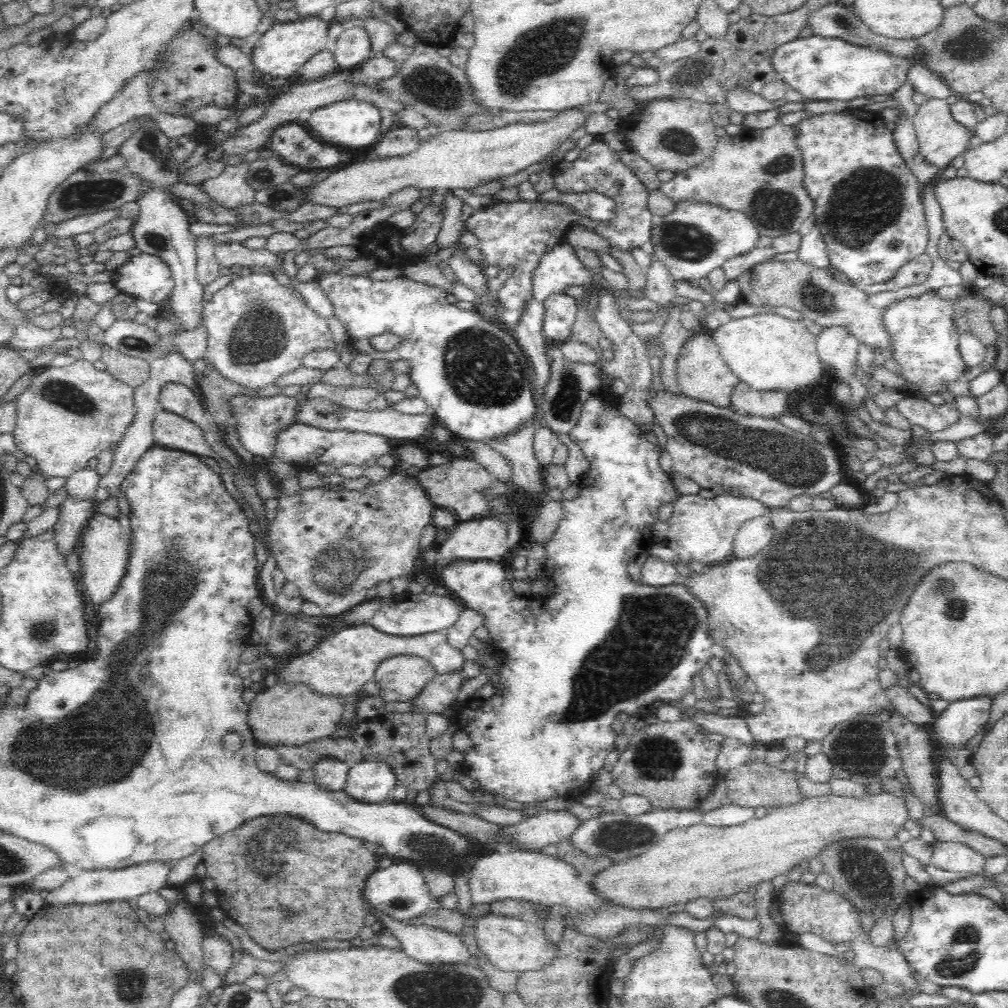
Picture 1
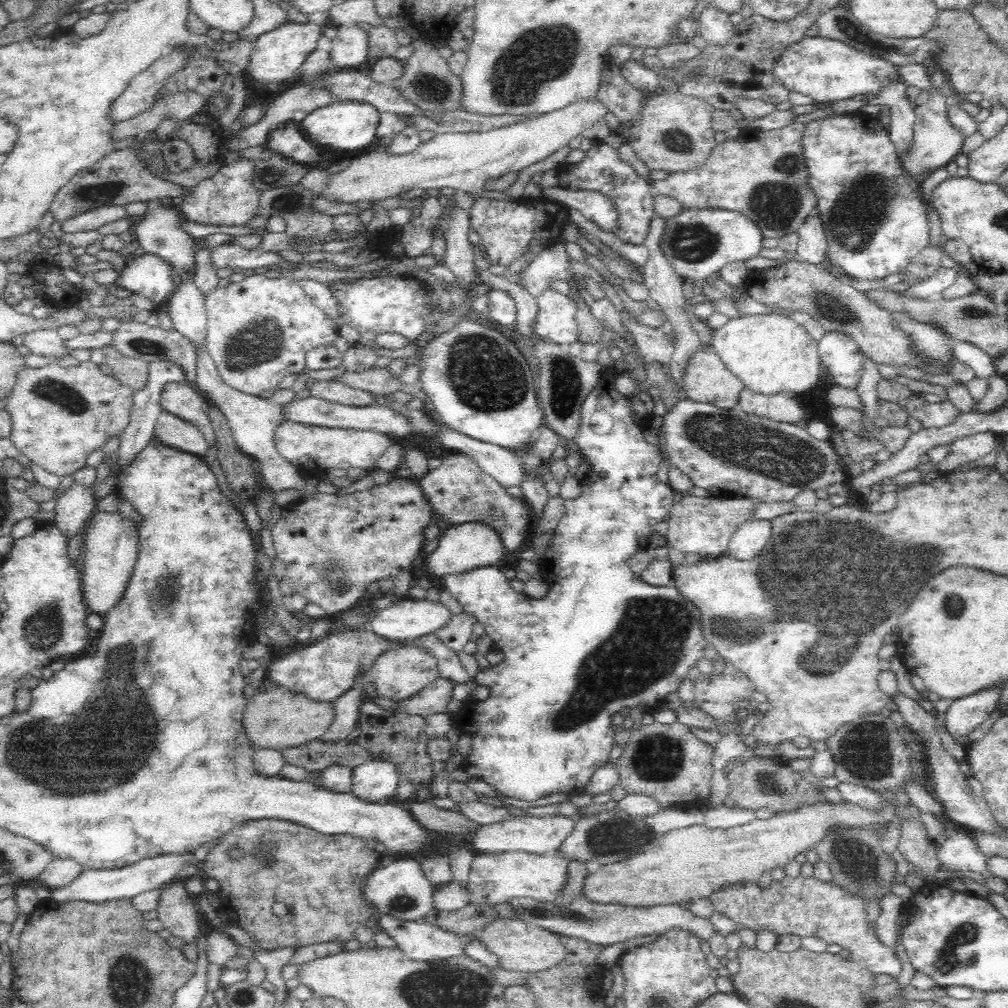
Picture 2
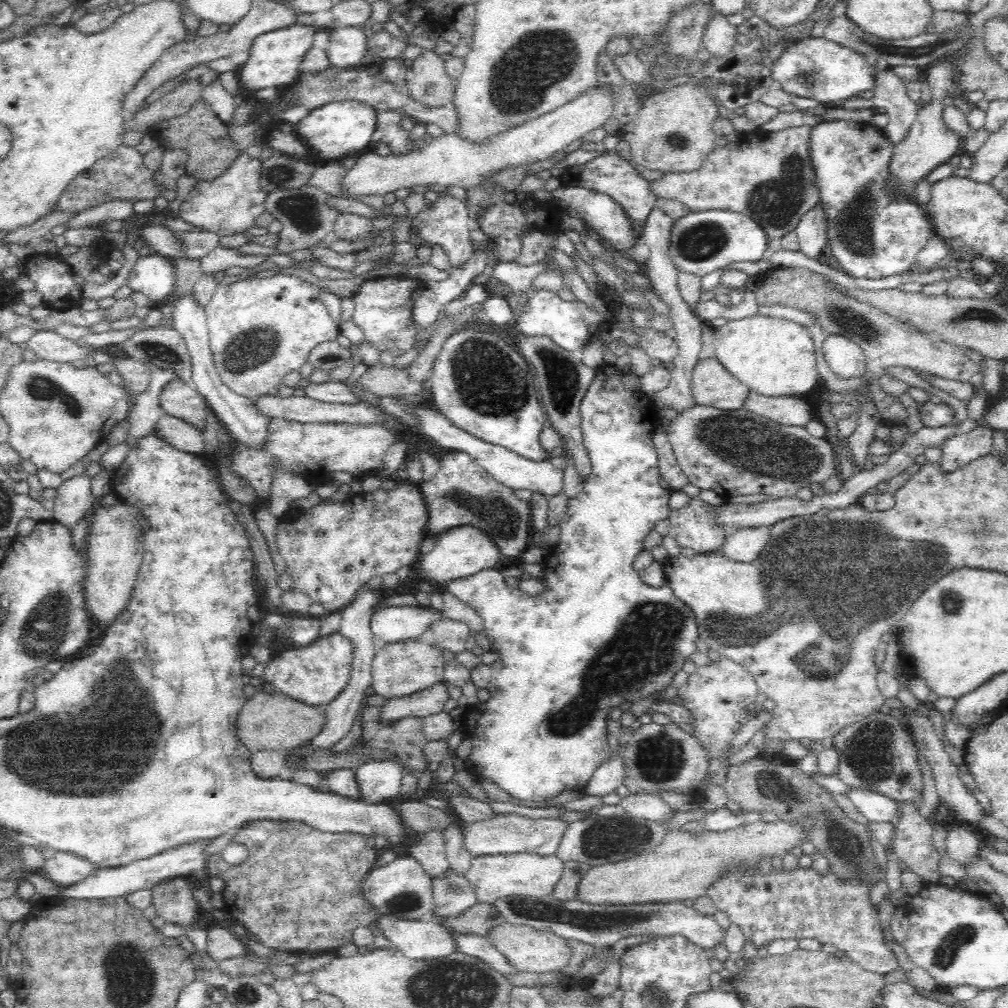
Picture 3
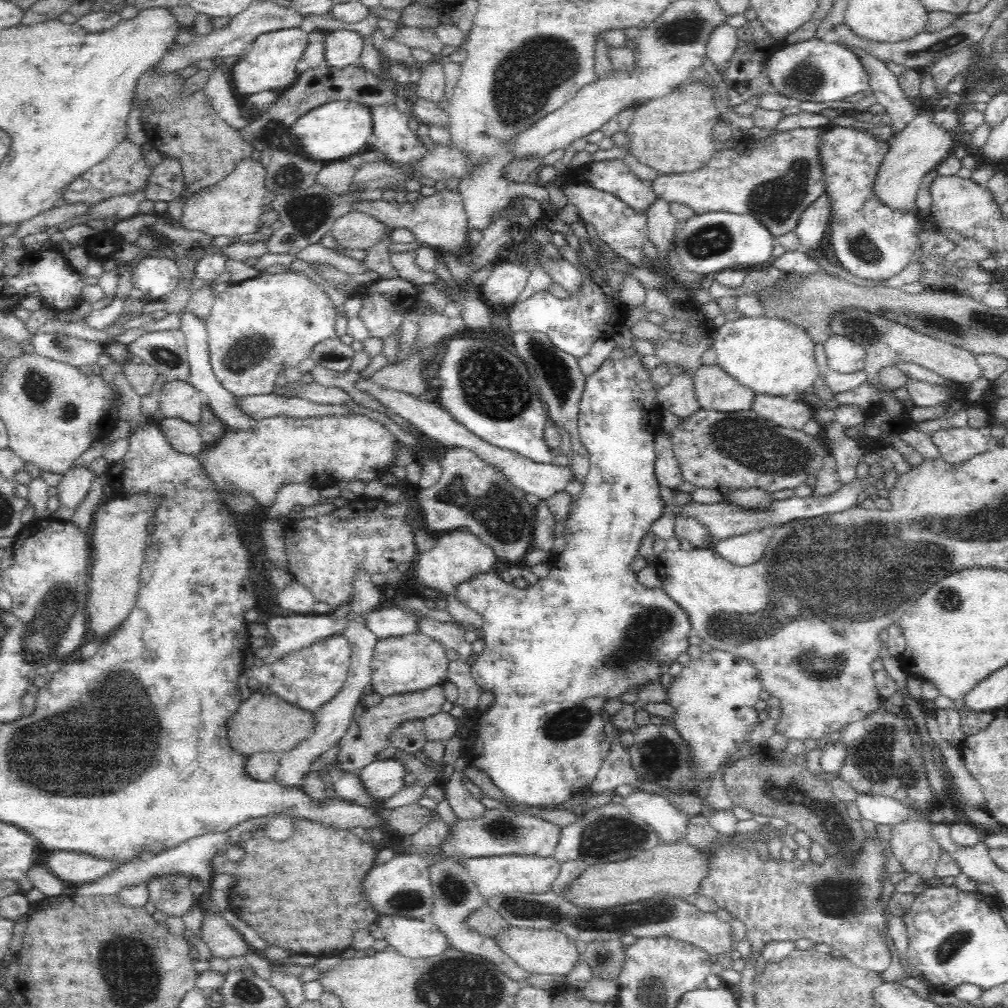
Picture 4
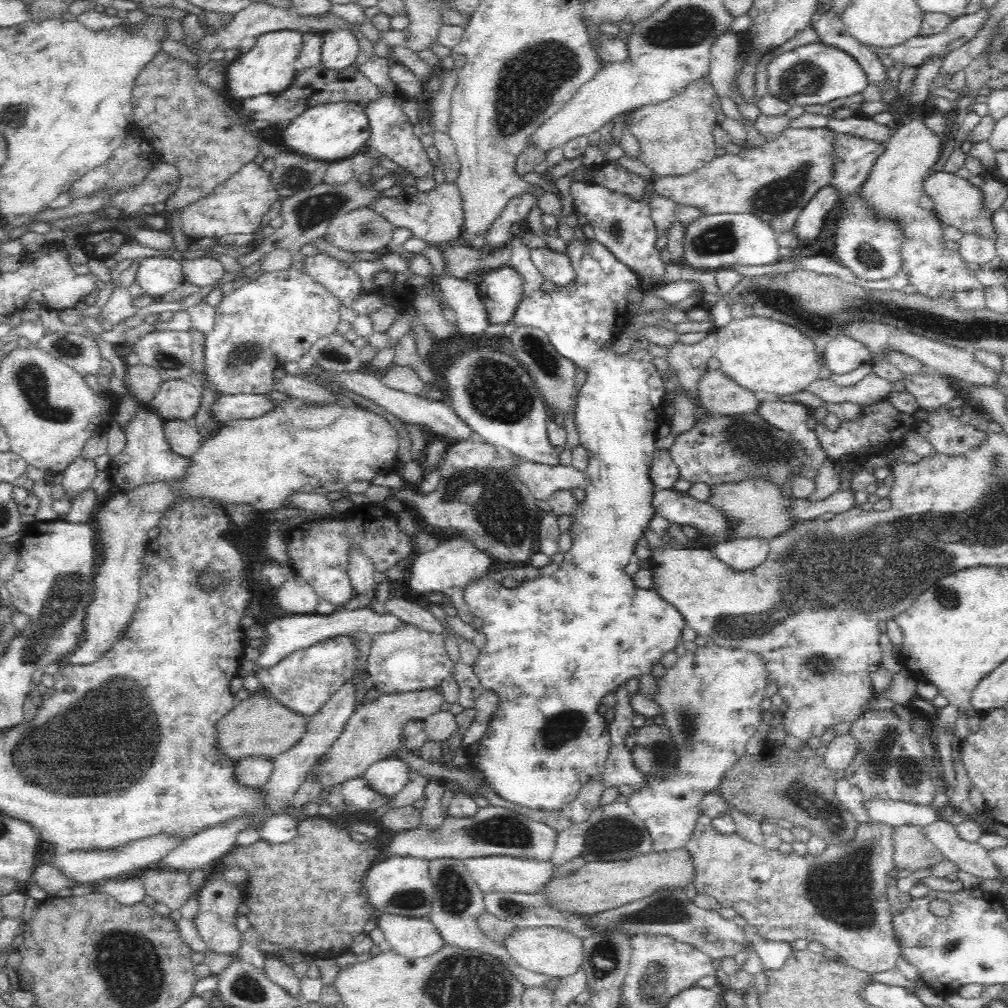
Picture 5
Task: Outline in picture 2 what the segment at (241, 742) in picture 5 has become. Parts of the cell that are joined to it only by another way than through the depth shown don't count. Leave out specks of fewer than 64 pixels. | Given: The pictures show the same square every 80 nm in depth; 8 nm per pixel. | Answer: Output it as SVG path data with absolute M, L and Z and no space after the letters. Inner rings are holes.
M276 685L264 692L256 692L247 700L243 725L254 749L270 748L281 751L320 739L328 732L334 719L333 701L314 700L303 692Z

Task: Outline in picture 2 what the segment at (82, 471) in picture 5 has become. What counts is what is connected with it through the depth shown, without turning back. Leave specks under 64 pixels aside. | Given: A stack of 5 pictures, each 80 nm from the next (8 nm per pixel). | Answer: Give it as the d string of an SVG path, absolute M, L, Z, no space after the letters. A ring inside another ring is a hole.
M72 484L56 499L55 519L52 522L63 533L67 544L74 540L74 536L82 534L81 530L94 515L94 507L97 503L93 492L80 484Z

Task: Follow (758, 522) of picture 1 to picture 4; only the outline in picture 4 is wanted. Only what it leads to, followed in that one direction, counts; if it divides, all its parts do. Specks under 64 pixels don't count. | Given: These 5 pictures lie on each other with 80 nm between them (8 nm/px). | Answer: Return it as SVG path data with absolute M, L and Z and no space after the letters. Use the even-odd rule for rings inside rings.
M752 530L728 539L720 539L714 550L732 564L748 566L762 559L770 537L769 530Z

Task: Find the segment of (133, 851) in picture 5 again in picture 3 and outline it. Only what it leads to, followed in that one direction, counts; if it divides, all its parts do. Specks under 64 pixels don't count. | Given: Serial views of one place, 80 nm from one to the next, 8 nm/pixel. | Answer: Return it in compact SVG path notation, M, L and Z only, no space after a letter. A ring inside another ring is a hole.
M57 852L49 854L42 873L46 879L55 885L66 887L78 882L78 880L82 880L82 878L86 878L88 874L96 872L96 869L86 859L68 853Z

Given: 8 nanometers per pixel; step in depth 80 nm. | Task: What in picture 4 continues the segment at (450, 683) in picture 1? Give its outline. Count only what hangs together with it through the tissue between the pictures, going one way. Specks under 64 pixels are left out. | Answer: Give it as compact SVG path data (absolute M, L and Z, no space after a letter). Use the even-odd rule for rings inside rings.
M436 685L423 691L386 697L375 707L365 708L362 716L351 722L349 730L339 741L340 750L337 760L342 763L342 772L354 770L359 772L364 766L375 762L380 750L390 745L390 741L388 741L390 732L394 732L406 720L434 716L434 714L441 711L442 704L446 700L447 698L441 685Z

